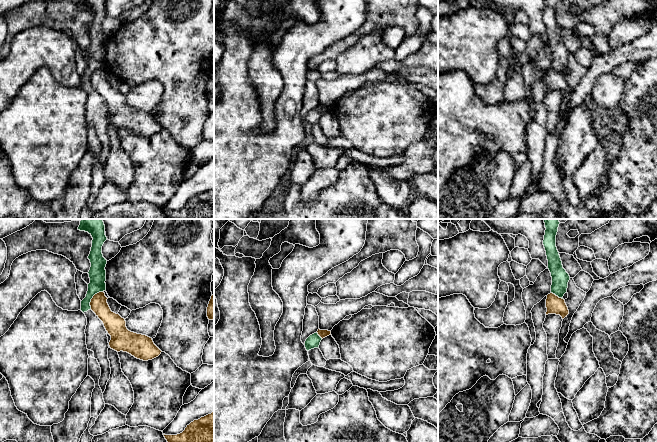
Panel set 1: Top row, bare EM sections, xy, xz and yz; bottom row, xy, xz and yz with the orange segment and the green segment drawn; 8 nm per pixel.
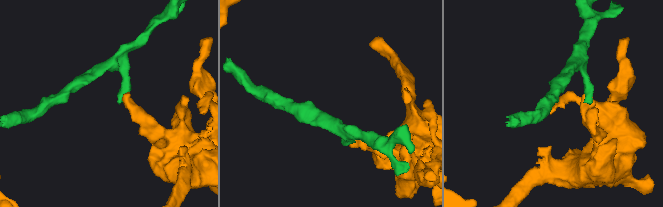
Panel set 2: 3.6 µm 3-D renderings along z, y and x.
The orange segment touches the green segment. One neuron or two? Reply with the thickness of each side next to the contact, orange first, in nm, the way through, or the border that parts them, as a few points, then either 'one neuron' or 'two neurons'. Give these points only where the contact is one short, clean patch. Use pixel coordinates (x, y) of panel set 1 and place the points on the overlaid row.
140 nm thick on the orange side, 140 nm on the other; border along xy (103, 290), (93, 296), (90, 308); two neurons

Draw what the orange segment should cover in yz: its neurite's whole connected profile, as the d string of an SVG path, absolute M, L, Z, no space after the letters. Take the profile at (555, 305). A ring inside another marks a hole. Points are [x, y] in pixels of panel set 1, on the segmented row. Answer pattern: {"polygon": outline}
{"polygon": "M553 293L547 295L546 308L547 308L546 315L556 314L560 315L562 319L564 319L569 314L569 310L565 303L565 300L559 298Z"}

